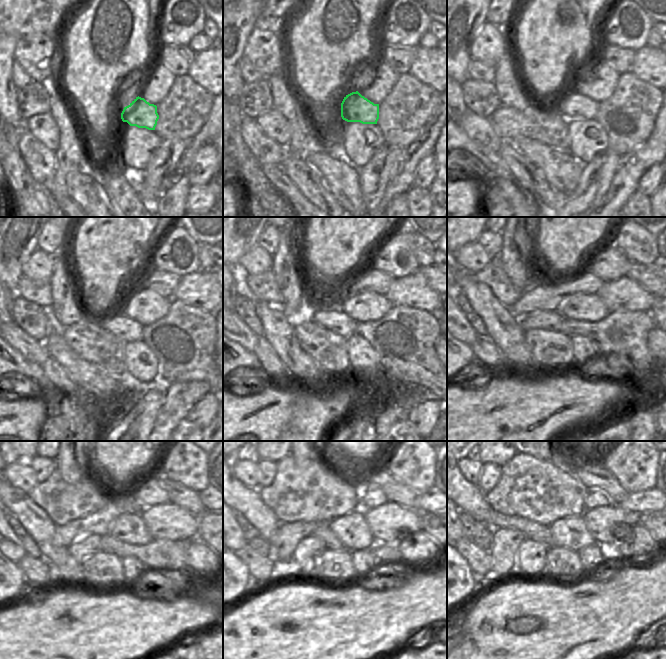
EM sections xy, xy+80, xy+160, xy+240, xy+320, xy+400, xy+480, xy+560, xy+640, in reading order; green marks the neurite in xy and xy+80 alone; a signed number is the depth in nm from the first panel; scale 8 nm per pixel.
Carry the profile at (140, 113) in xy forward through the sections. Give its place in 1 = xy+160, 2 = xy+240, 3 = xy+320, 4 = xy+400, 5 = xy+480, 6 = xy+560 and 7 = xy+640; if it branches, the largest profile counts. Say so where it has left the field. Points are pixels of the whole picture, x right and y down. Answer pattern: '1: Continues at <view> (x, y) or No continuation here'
1: Continues at xy+160 (574, 106)
2: Continues at xy+240 (122, 327)
3: Continues at xy+320 (333, 319)
4: Continues at xy+400 (538, 320)
5: Continues at xy+480 (82, 548)
6: Continues at xy+560 (307, 550)
7: Continues at xy+640 (531, 555).

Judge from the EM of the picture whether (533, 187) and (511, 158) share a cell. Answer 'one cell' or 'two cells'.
one cell

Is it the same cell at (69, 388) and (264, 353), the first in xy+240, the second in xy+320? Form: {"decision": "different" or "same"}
{"decision": "same"}

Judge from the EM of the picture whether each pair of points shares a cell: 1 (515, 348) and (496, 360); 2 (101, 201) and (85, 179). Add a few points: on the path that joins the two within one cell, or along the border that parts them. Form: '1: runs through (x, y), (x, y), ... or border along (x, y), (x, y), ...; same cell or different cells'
1: border along (489, 336), (506, 363); different cells
2: runs through (96, 196), (85, 184); same cell

